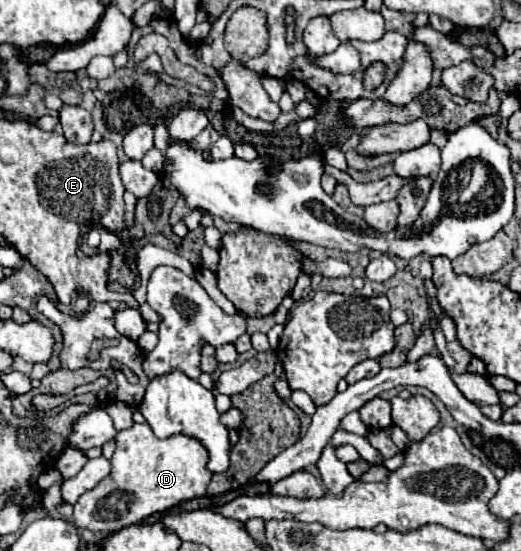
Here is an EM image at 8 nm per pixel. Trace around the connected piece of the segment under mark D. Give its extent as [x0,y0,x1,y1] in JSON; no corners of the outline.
[73,423,213,531]

